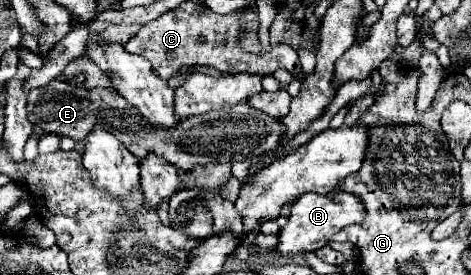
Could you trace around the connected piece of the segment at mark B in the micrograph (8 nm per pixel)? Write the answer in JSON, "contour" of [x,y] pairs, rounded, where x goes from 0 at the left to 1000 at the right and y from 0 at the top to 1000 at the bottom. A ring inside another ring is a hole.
{"contour":[[[652,702],[635,716],[618,753],[618,789],[609,818],[592,840],[592,891],[584,898],[601,927],[631,927],[639,913],[673,913],[686,898],[720,833],[737,818],[754,818],[771,804],[779,767],[771,760],[771,738],[749,702],[707,702],[707,709],[677,709],[677,702]]]}

